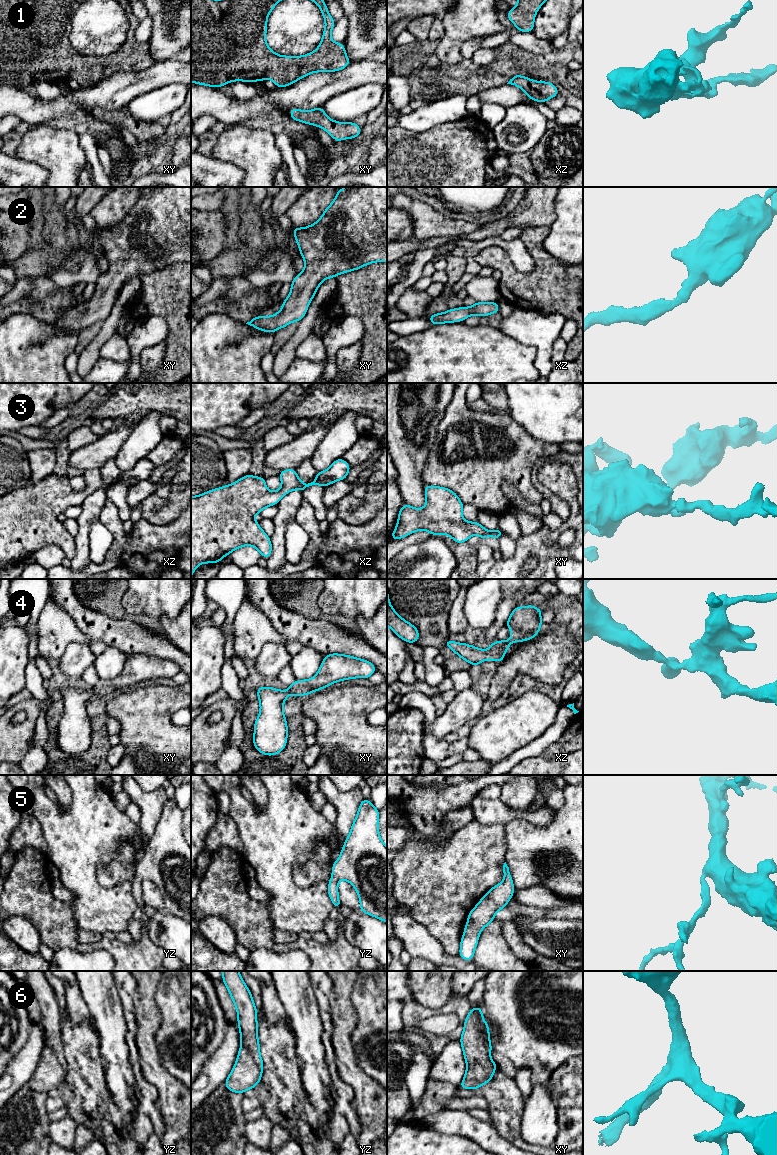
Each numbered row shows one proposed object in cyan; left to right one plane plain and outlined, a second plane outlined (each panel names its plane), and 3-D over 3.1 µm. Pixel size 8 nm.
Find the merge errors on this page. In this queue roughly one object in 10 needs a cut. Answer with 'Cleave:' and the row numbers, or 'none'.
Cleave: none

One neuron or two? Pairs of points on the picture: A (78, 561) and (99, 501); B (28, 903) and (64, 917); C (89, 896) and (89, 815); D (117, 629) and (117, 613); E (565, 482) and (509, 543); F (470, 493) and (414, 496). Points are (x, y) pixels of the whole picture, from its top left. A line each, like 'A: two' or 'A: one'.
A: one
B: one
C: one
D: two
E: two
F: two

